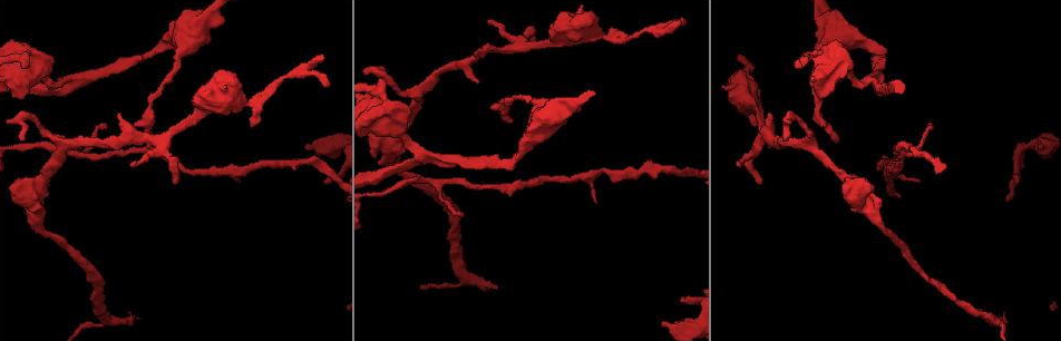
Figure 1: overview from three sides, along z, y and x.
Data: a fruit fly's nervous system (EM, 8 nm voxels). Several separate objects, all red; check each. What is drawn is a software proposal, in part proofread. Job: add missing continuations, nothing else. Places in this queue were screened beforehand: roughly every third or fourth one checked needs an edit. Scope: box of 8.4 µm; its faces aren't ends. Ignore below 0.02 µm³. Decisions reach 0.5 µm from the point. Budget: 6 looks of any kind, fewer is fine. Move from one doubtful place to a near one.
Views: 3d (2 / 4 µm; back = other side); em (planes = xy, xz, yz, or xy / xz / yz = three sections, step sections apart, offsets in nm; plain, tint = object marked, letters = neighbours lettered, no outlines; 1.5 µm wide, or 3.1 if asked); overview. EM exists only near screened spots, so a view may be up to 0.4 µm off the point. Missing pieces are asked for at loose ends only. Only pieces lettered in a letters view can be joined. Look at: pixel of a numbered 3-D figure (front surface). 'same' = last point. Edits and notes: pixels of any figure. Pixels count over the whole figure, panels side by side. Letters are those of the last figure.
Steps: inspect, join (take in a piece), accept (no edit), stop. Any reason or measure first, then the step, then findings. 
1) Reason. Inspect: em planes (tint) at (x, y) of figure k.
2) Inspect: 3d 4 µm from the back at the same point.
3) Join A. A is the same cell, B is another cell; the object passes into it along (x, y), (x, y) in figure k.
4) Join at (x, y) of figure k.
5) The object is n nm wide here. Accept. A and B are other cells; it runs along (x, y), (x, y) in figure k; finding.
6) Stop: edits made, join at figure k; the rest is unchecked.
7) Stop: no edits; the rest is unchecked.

An open end. Inspect: em yz step 8 (tint) at (837, 138) of figure 1.

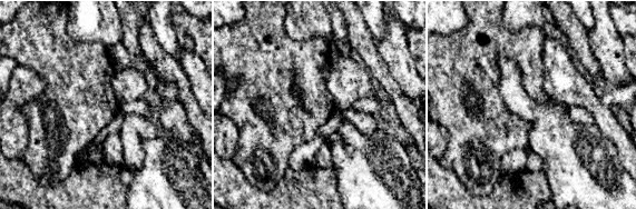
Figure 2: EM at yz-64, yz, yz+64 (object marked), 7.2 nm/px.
Inspect: em planes (letters) at the same point.

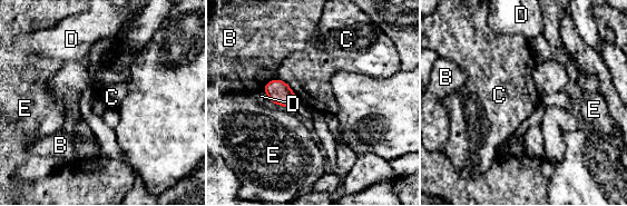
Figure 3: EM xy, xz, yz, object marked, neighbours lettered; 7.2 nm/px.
Accept. B, C, D and E are other cells; a border runs along (263, 89), (268, 98) in figure 3; no lettered piece goes on from it.

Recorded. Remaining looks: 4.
Tapers out. Inspect: 3d 4 µm at (23, 139) of figure 1.

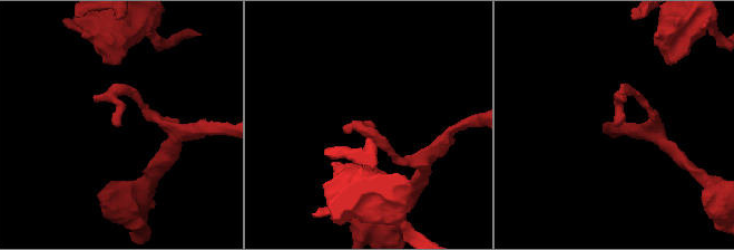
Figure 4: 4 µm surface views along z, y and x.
Inspect: em planes (tint) at (618, 126) of figure 4.

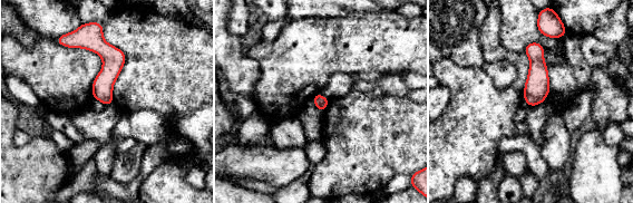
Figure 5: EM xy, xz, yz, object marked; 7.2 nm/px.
Inspect: em planes (letters) at the same point.

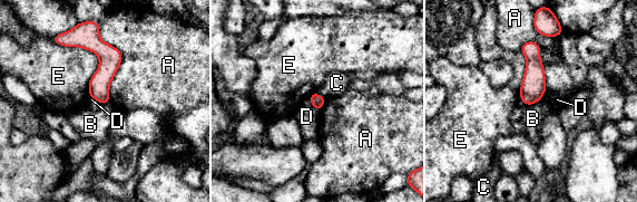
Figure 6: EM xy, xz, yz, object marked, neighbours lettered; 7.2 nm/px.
Accept. A, B, C, D and E are other cells; a border runs along (537, 102), (526, 106) in figure 6; no lettered piece goes on from it.

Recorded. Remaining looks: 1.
Stop: no edits; the rest is unchecked.

